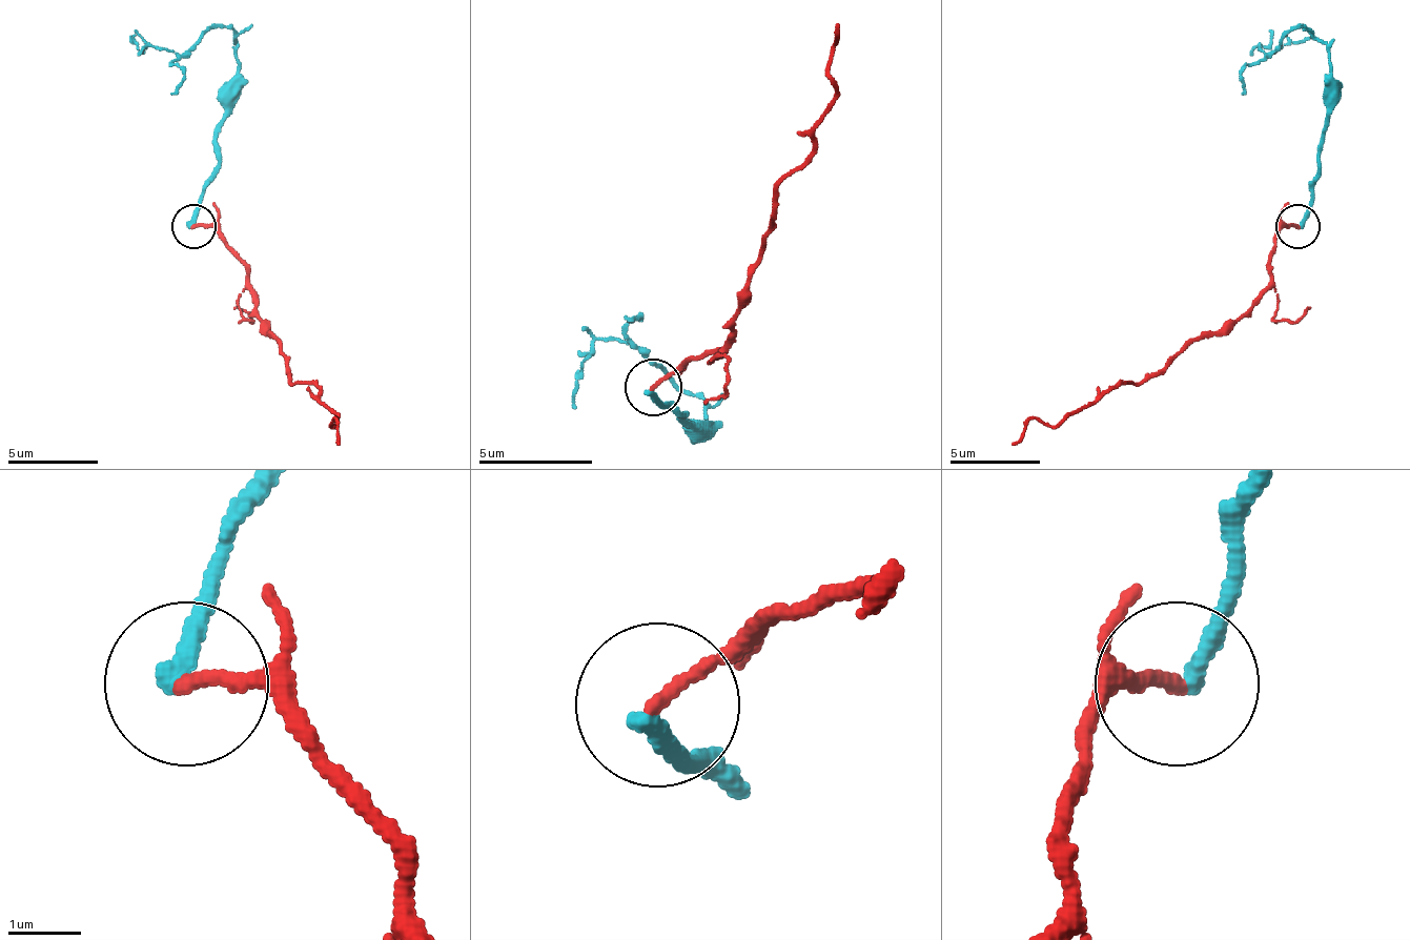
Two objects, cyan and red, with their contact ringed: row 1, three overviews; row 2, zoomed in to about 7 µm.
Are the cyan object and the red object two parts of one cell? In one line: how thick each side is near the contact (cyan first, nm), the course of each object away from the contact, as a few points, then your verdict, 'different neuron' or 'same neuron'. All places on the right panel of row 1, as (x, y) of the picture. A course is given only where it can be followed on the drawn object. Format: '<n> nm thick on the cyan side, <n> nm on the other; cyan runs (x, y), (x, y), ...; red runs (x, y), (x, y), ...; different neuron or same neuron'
280 nm thick on the cyan side, 190 nm on the other; cyan runs (1301, 227), (1328, 115), (1328, 47), (1292, 29), (1269, 52), (1261, 47), (1314, 34); red runs (1296, 227), (1273, 237), (1269, 286), (1238, 318), (1054, 425), (1030, 421), (1013, 443); different neuron

